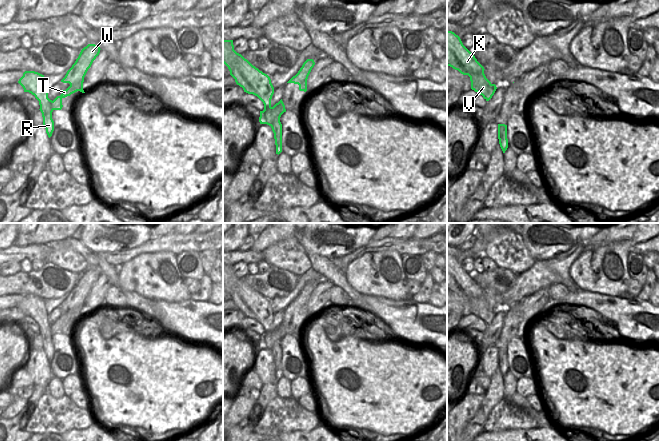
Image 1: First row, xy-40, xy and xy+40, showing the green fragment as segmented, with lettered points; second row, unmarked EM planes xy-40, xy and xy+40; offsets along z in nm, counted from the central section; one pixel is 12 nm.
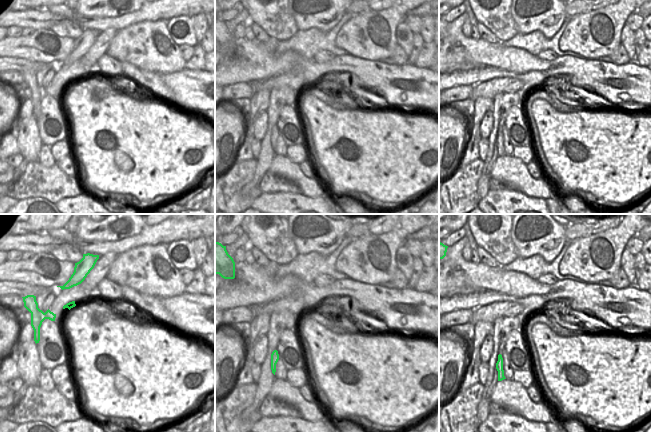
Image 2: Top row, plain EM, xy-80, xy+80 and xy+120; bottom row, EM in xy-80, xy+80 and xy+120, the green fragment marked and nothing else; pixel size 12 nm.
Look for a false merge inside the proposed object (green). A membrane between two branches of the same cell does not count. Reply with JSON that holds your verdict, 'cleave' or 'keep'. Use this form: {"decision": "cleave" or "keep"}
{"decision": "cleave"}

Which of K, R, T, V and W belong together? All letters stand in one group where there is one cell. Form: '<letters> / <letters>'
K R V / T W

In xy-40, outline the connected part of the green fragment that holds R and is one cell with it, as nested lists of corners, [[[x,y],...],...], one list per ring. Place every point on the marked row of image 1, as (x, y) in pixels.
[[[25,71],[18,83],[23,87],[24,92],[29,92],[39,101],[40,111],[43,117],[43,127],[50,138],[54,131],[54,121],[52,119],[52,100],[48,98],[48,88],[44,75],[35,71]]]

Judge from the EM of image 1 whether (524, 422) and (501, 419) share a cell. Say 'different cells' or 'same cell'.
same cell

